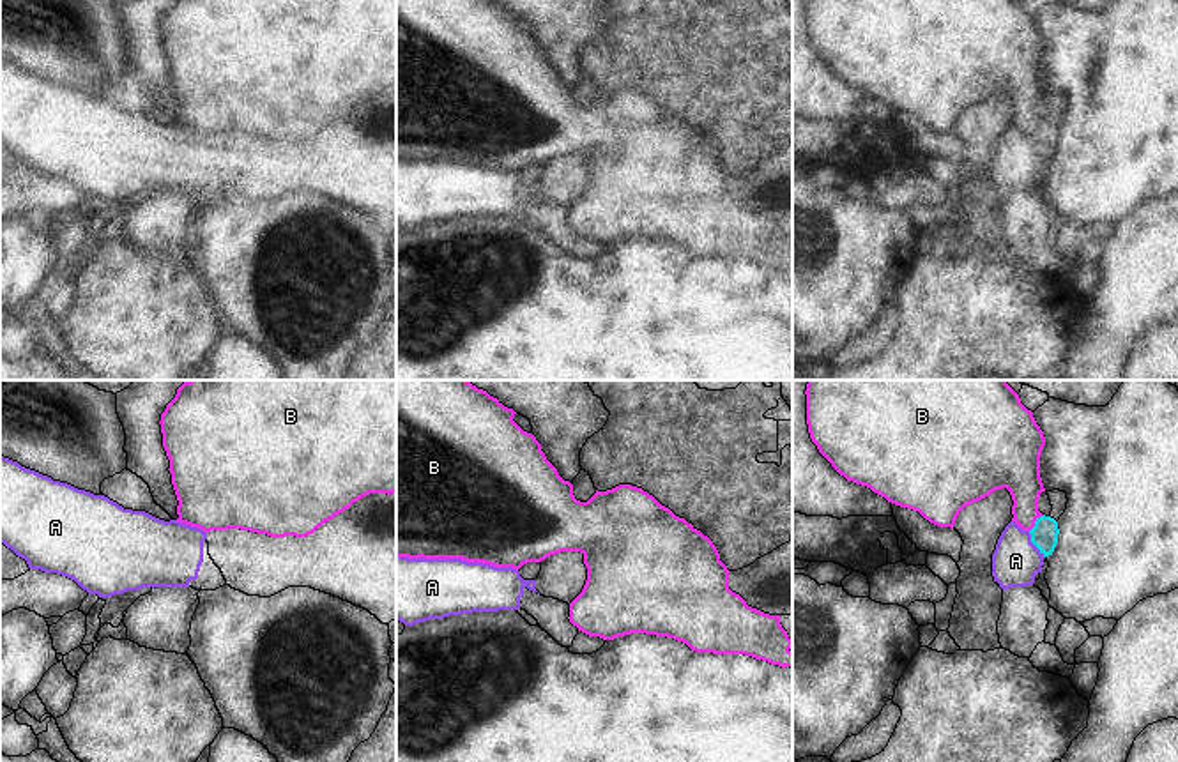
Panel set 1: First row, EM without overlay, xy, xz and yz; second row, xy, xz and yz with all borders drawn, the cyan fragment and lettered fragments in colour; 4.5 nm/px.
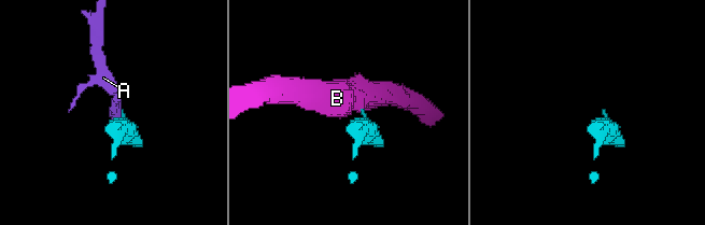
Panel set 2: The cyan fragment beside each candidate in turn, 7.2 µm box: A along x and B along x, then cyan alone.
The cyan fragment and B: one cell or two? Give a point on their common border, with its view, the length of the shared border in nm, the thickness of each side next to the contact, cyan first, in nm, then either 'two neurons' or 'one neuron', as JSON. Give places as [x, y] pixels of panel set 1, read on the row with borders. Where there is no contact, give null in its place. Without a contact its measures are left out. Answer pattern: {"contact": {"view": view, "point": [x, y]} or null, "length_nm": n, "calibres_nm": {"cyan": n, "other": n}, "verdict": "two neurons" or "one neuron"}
{"contact": {"view": "yz", "point": [1035, 522]}, "length_nm": 100, "calibres_nm": {"cyan": 120, "other": 200}, "verdict": "one neuron"}

